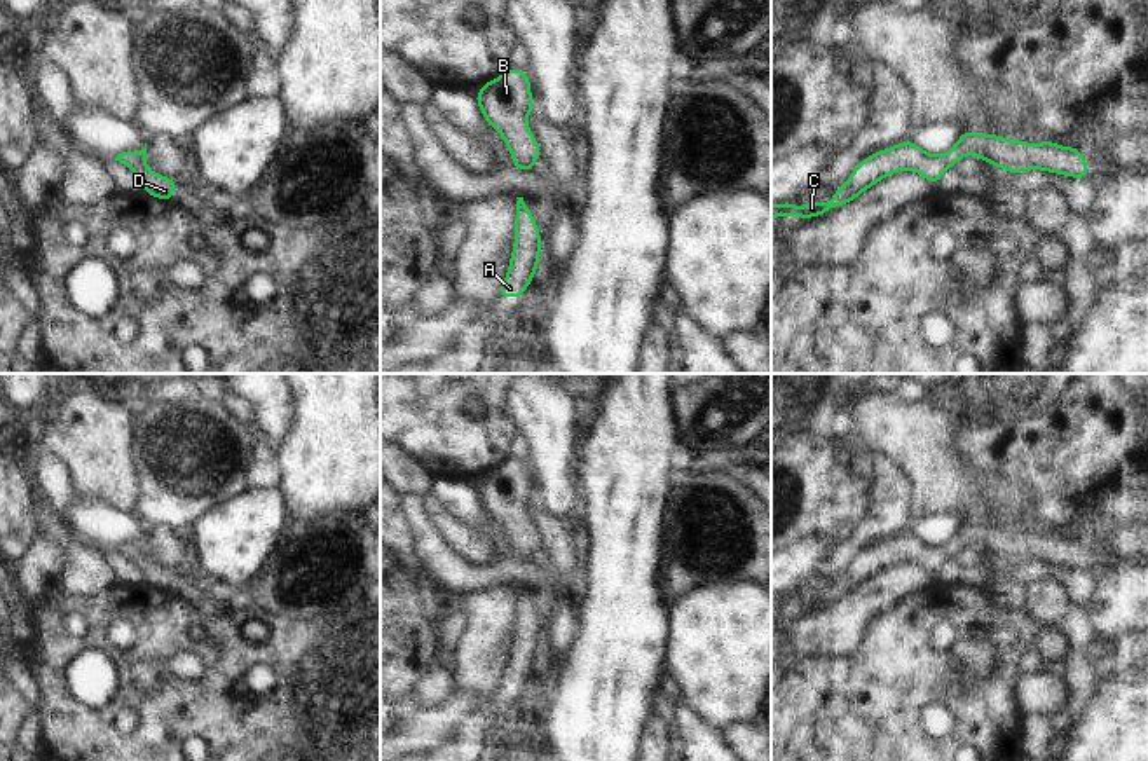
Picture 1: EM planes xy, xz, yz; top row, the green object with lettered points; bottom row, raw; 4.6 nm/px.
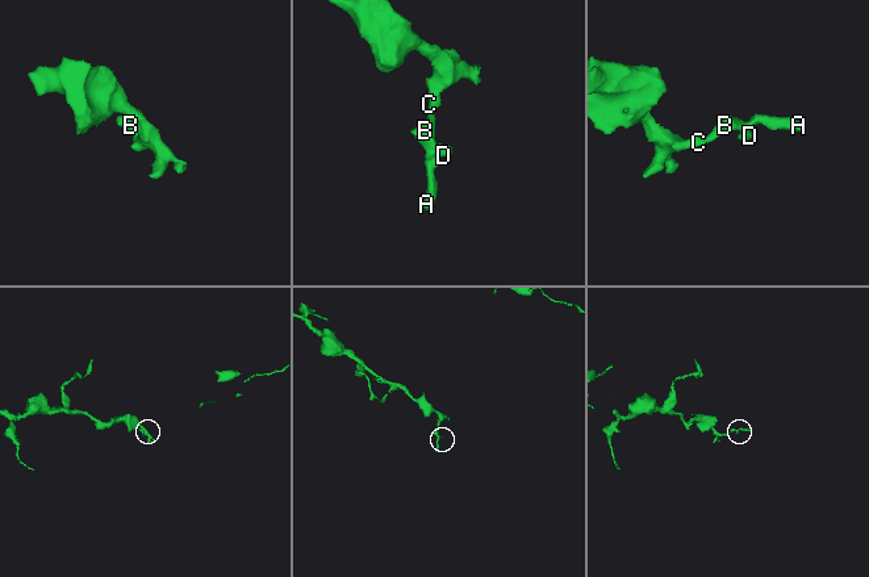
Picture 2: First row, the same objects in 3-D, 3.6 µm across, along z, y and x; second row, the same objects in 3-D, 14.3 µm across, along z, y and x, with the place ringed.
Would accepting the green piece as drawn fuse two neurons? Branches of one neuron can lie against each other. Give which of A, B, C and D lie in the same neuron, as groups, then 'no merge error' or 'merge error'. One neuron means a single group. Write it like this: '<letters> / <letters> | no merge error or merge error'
A B C D | no merge error

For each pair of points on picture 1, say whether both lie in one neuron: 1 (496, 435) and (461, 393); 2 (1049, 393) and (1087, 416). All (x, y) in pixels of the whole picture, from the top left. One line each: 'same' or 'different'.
1: same
2: different

